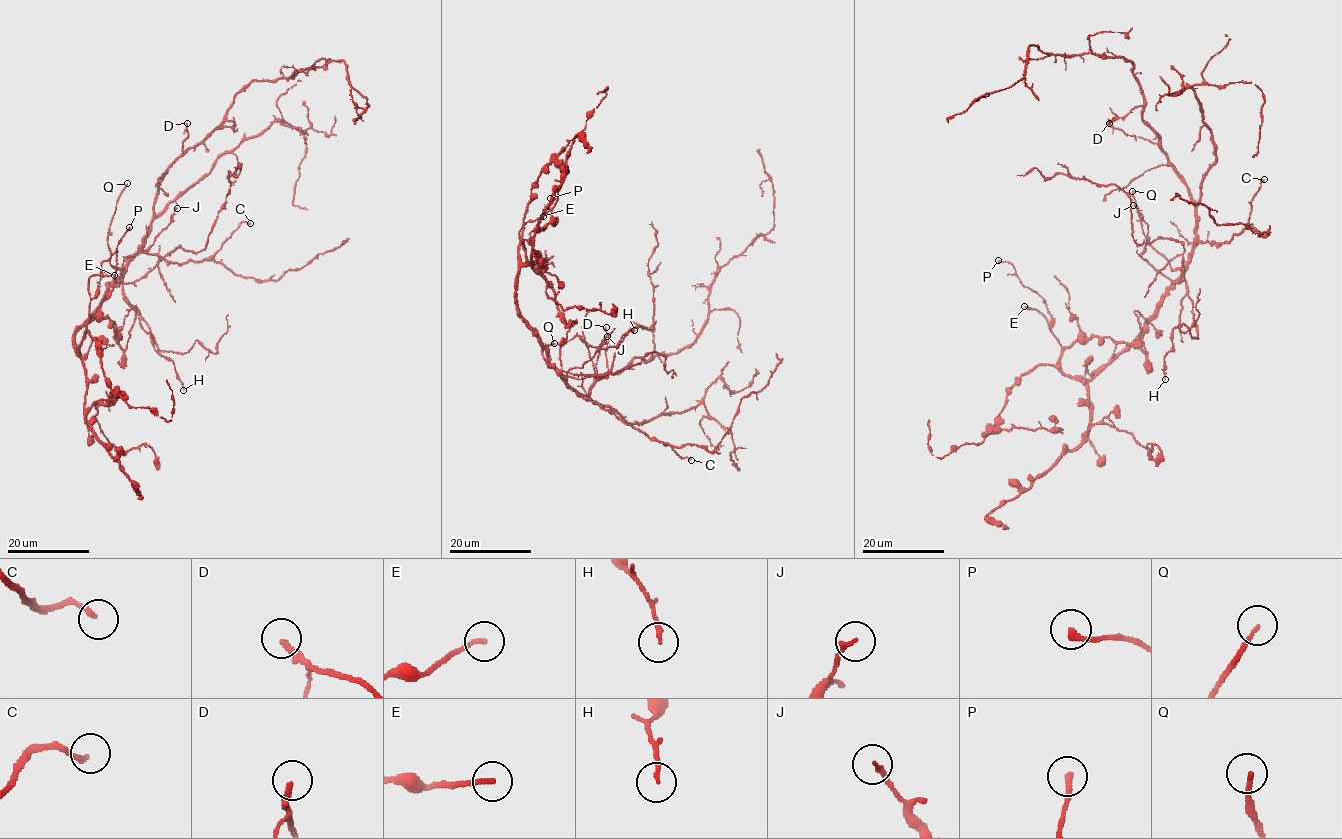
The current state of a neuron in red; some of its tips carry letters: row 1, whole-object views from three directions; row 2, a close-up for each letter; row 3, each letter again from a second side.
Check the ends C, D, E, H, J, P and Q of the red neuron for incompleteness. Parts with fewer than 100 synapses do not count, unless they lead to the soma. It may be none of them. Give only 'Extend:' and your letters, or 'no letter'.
Extend: Q

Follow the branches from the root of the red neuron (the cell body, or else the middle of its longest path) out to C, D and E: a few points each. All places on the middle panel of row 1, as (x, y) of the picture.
C: (585, 395), (581, 396), (608, 409), (650, 438), (670, 446), (679, 456), (691, 460)
D: (585, 395), (587, 398), (593, 383), (608, 371), (606, 327)
E: (585, 395), (572, 390), (551, 363), (518, 309), (518, 245), (524, 246), (519, 231), (543, 216)

